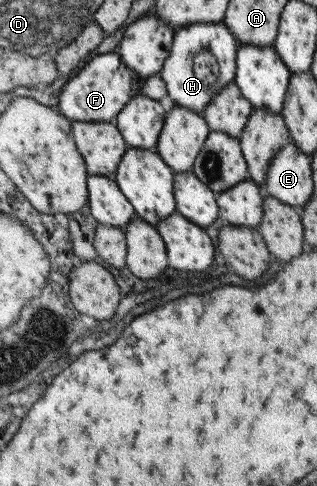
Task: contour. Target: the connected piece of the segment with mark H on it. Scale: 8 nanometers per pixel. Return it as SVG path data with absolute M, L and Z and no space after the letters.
M223 22L197 23L174 30L169 57L158 73L172 101L195 113L203 113L209 101L235 79L239 42Z

